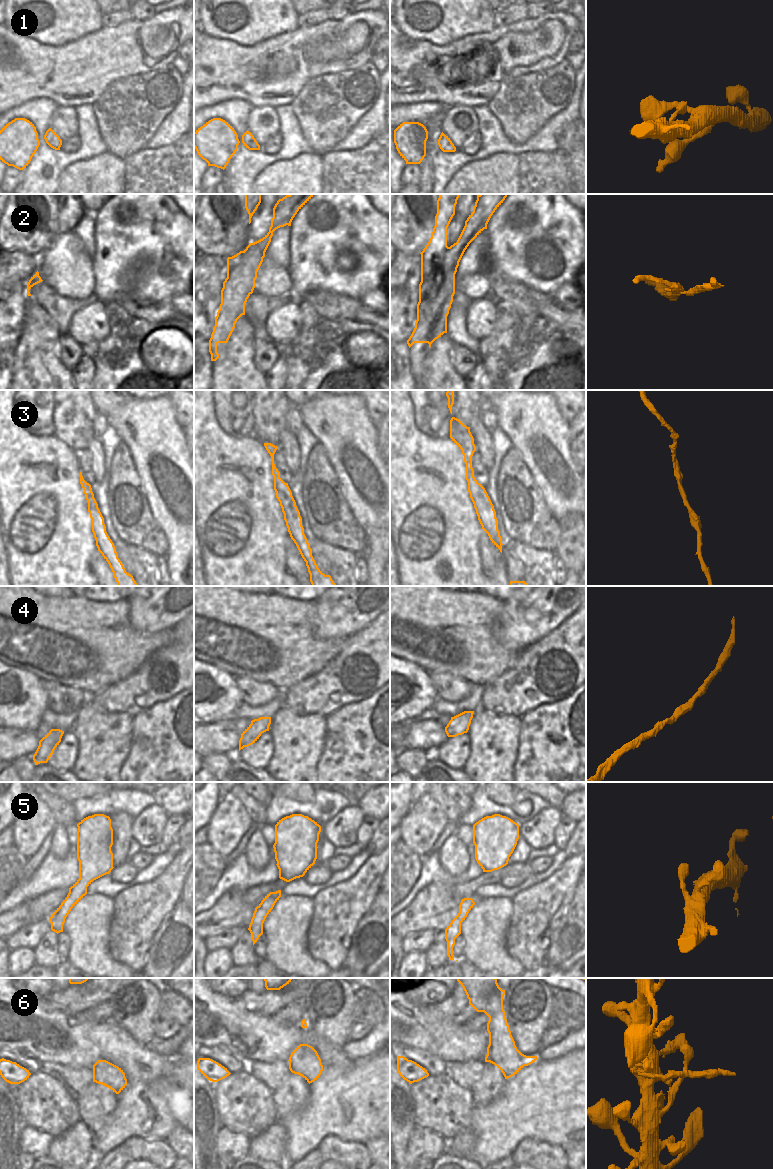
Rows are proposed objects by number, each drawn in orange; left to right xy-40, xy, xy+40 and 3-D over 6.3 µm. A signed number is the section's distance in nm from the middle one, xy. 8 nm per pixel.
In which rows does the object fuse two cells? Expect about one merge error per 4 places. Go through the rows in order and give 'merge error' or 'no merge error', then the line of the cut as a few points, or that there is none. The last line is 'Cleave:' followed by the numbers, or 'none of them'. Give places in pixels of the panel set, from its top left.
1: no merge error | no cut
2: merge error | xy+40 (449, 247), (439, 294), (444, 305), (431, 326), (430, 343)
3: no merge error | no cut
4: no merge error | no cut
5: no merge error | no cut
6: no merge error | no cut
Cleave: 2

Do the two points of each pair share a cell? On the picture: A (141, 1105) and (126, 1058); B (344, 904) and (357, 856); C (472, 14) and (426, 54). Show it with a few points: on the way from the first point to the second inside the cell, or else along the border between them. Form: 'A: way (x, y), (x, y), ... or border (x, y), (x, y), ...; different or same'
A: border (157, 1078), (147, 1083), (136, 1082), (127, 1084); different
B: border (368, 858), (353, 875), (331, 886); different
C: border (459, 39), (444, 45), (413, 40); different

